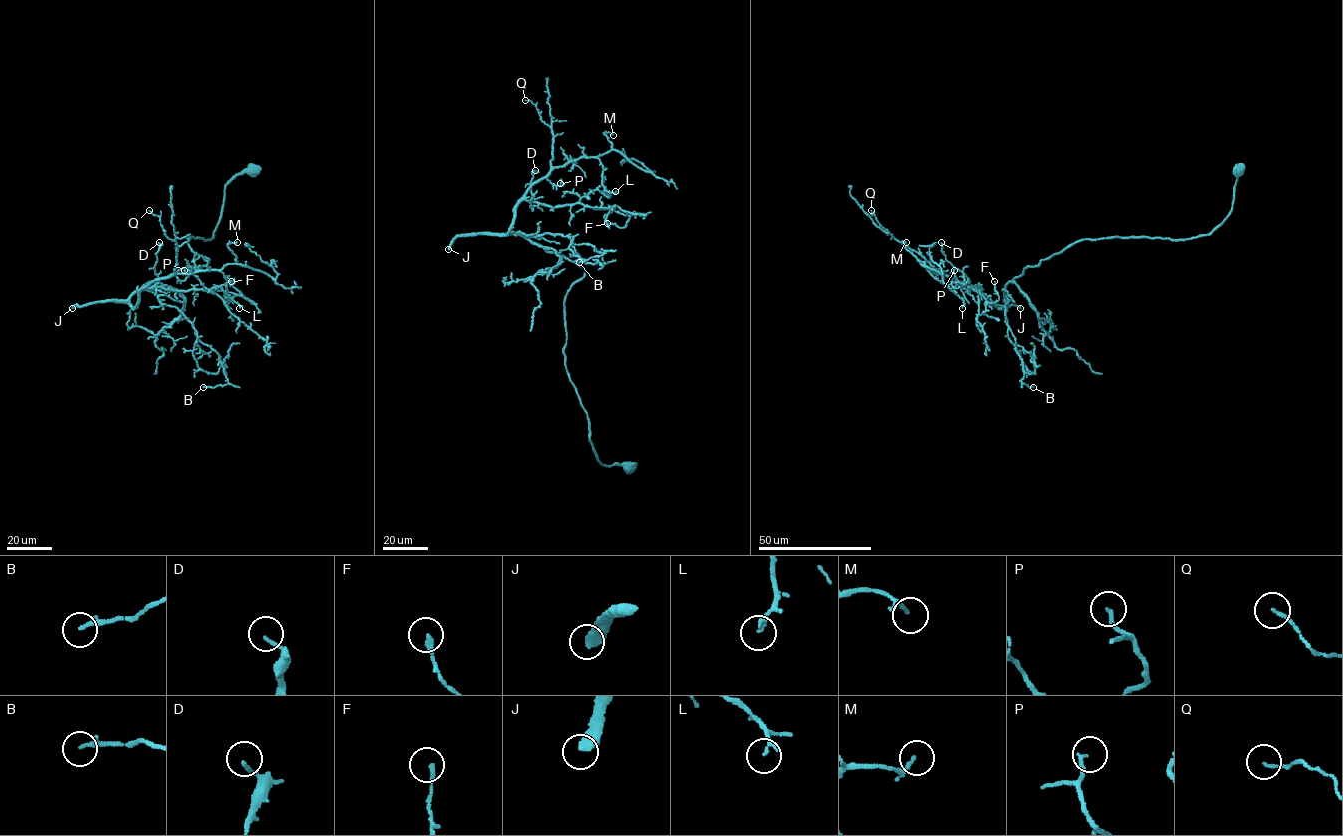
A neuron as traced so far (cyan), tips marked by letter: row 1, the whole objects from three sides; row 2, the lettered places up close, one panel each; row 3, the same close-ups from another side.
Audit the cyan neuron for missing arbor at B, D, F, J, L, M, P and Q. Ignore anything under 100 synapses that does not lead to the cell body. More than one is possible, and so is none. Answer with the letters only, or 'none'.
J

